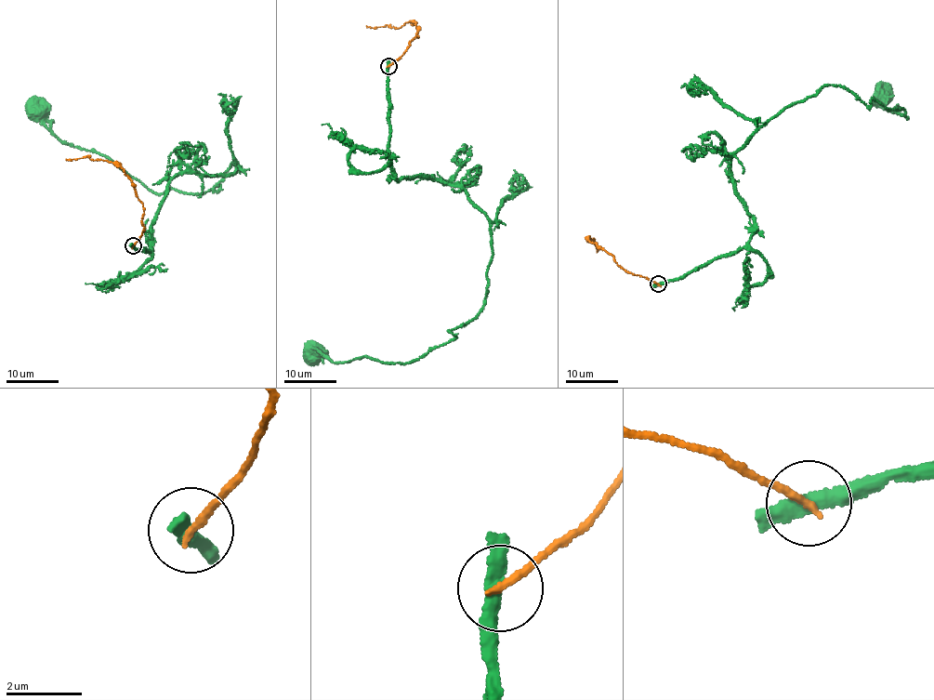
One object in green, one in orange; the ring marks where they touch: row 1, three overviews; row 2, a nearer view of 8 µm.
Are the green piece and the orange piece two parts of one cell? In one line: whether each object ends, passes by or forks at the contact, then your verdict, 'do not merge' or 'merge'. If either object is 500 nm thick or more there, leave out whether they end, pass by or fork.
green passes by; orange ends; do not merge

